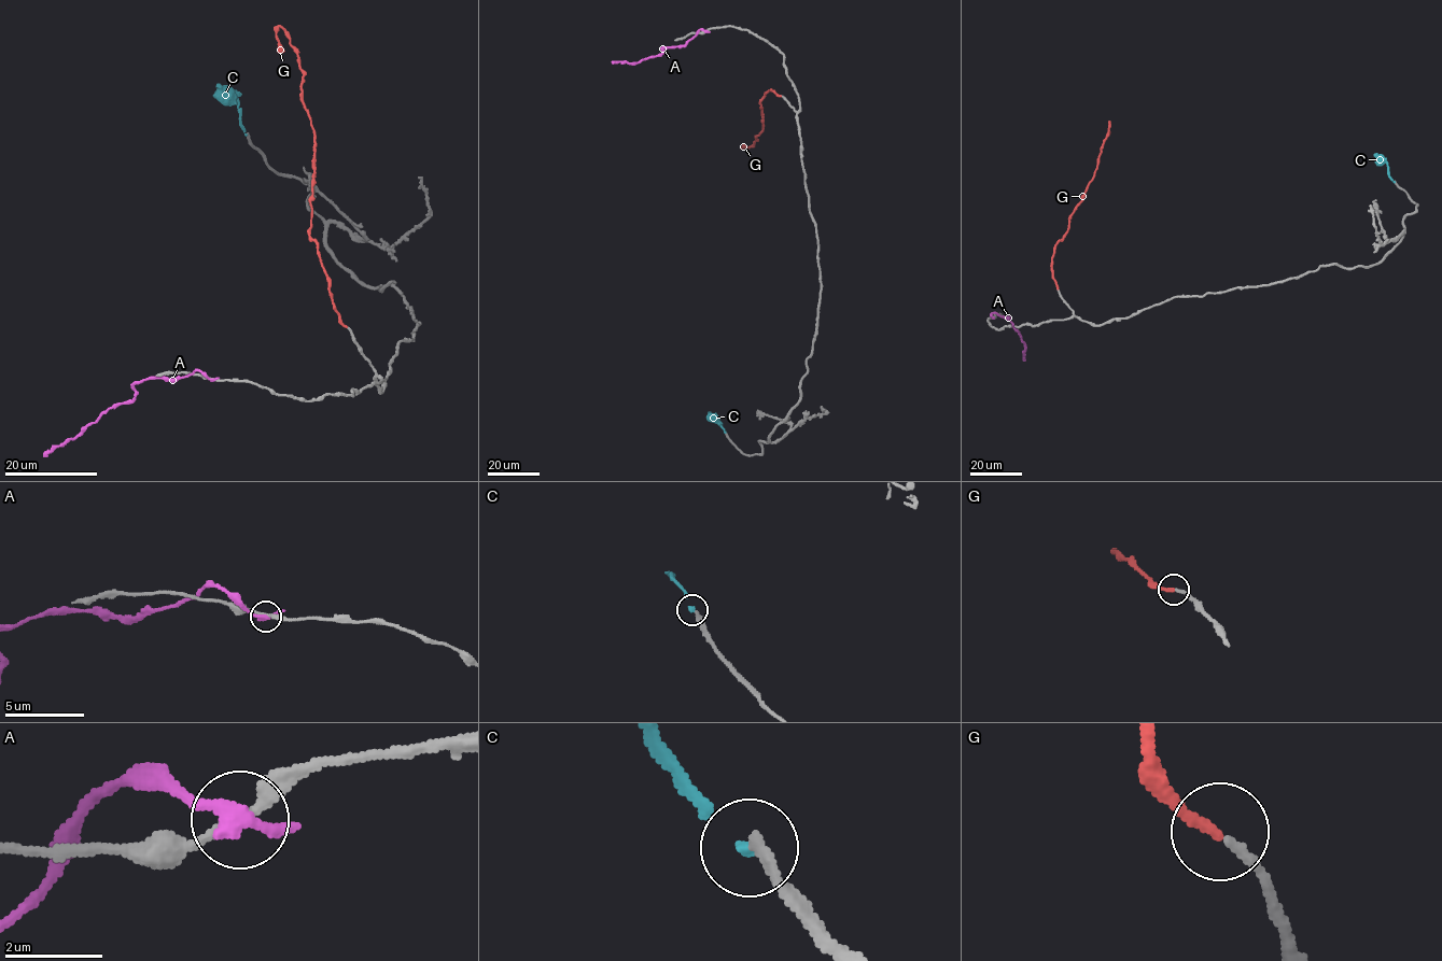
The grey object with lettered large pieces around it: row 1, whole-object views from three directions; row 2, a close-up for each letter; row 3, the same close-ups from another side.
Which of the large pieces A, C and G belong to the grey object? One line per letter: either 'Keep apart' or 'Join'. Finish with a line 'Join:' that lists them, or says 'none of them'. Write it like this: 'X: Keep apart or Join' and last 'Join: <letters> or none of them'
A: Keep apart
C: Keep apart
G: Join
Join: G

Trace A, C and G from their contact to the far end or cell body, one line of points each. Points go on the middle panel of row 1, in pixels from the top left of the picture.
A: (706, 31), (700, 29), (684, 45), (663, 47), (661, 54), (641, 61), (612, 62)
C: (725, 432), (709, 412)
G: (781, 96), (771, 89), (765, 94), (760, 101), (762, 130), (753, 144), (745, 146)

